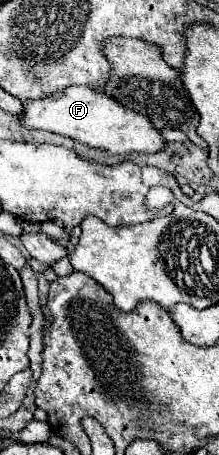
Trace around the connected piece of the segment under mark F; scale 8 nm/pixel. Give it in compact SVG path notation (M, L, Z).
M71 86L53 98L45 96L41 100L25 102L25 110L21 116L25 126L35 130L47 130L61 136L71 136L83 144L103 148L113 154L129 154L129 152L159 152L167 146L161 130L157 130L151 118L119 104L115 98L105 92L97 92L87 86Z

